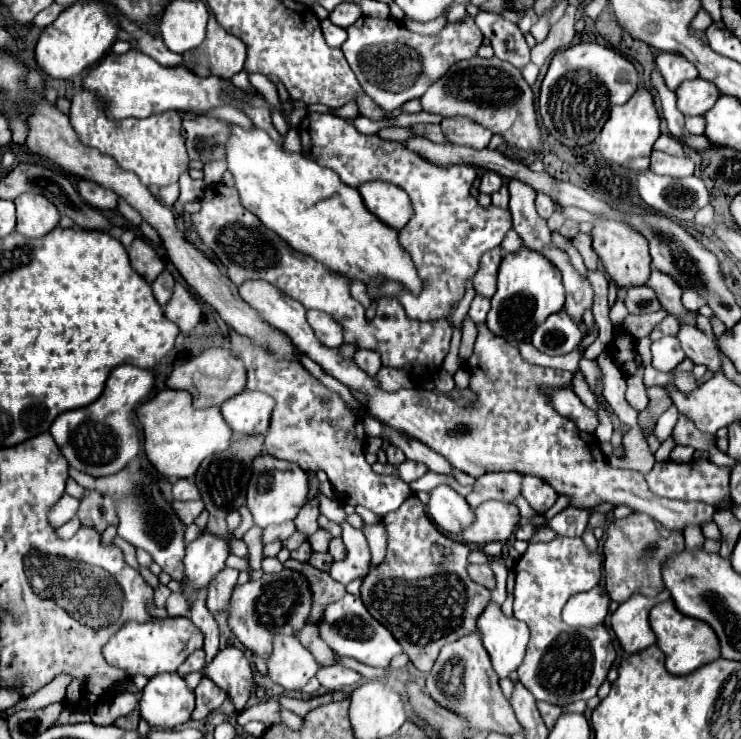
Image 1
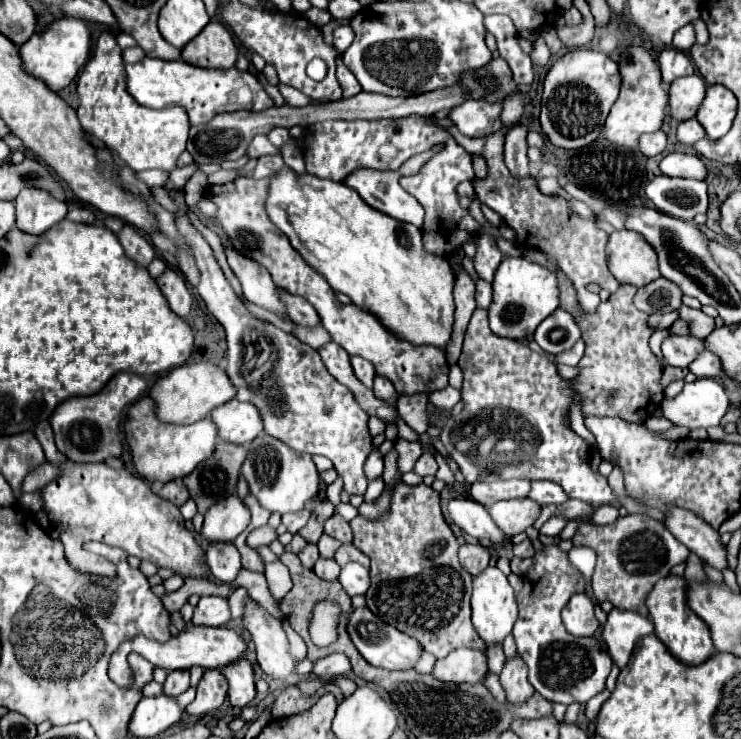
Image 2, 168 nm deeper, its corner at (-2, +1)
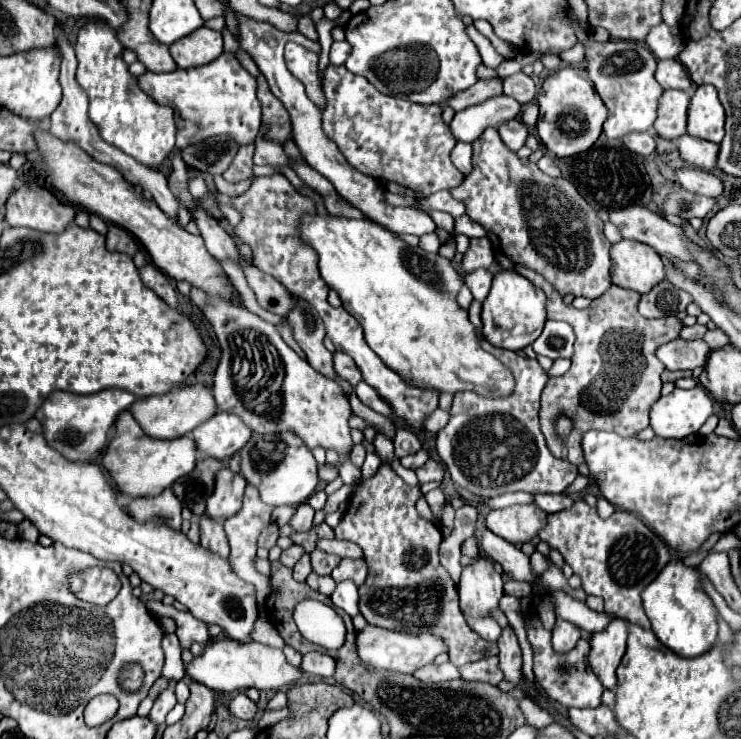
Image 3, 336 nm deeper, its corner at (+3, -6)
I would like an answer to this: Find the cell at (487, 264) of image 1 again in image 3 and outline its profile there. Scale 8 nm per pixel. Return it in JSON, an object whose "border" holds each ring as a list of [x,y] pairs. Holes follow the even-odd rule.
{"border":[[[489,237],[471,239],[471,245],[469,245],[467,253],[463,255],[461,265],[463,265],[465,271],[493,269],[493,265],[495,265],[495,255],[493,255],[493,247],[491,247]]]}

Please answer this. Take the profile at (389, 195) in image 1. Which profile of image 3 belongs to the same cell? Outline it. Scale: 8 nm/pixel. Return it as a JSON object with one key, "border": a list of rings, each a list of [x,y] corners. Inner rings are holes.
{"border":[[[239,15],[239,29],[241,29],[241,47],[253,57],[253,61],[257,63],[257,67],[261,69],[261,73],[267,77],[267,83],[273,91],[273,95],[277,99],[283,101],[283,105],[287,107],[289,115],[291,115],[291,125],[293,125],[293,139],[303,155],[303,159],[317,169],[321,175],[325,175],[333,187],[341,193],[343,199],[347,199],[353,207],[357,207],[359,211],[363,211],[363,215],[383,227],[387,227],[389,231],[403,235],[403,233],[411,233],[411,235],[425,235],[425,233],[433,233],[437,229],[437,225],[433,223],[433,219],[417,209],[411,207],[395,207],[385,202],[384,188],[368,175],[365,175],[353,168],[343,157],[337,145],[330,139],[325,137],[323,129],[321,129],[321,109],[317,109],[305,95],[305,87],[299,79],[295,79],[283,61],[283,47],[289,39],[295,39],[295,35],[299,33],[285,33],[281,29],[277,29],[271,23],[263,23],[263,21],[255,21],[249,17]]]}

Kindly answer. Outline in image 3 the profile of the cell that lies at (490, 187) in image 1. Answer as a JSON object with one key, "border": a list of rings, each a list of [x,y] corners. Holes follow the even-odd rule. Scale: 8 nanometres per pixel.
{"border":[[[457,143],[453,153],[451,153],[451,159],[453,159],[453,165],[459,167],[459,171],[463,175],[469,175],[469,171],[473,169],[473,149],[469,143]]]}

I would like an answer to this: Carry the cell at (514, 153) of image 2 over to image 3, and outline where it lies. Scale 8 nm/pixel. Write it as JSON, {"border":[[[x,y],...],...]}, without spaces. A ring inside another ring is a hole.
{"border":[[[511,119],[507,123],[503,123],[501,127],[497,127],[505,147],[509,147],[511,151],[519,151],[523,145],[525,145],[525,139],[527,139],[527,127],[519,121],[519,119]]]}

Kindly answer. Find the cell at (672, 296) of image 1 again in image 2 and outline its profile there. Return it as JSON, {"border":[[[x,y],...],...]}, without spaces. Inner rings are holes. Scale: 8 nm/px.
{"border":[[[680,306],[680,318],[684,320],[686,318],[686,322],[690,324],[690,334],[694,334],[694,336],[698,336],[698,338],[706,338],[712,330],[714,330],[714,318],[710,318],[710,316],[706,316],[704,312],[700,312],[700,310],[692,310],[692,308],[688,308],[688,306]]]}

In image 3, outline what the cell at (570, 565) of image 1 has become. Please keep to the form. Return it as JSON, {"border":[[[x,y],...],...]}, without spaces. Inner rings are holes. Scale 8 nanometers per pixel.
{"border":[[[533,617],[529,627],[527,627],[527,641],[533,649],[533,673],[535,681],[543,689],[543,693],[551,699],[557,701],[563,707],[597,707],[601,705],[601,695],[603,695],[603,685],[597,679],[597,675],[591,671],[587,655],[589,655],[589,641],[581,639],[577,647],[569,653],[557,653],[551,647],[551,635],[549,631],[541,625],[539,617]]]}

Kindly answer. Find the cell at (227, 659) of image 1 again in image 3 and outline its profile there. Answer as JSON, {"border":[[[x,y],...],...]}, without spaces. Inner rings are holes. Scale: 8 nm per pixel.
{"border":[[[239,691],[239,693],[235,693],[231,699],[229,699],[229,711],[235,715],[235,717],[239,717],[239,719],[253,719],[255,717],[255,713],[257,713],[257,705],[243,693],[243,691]]]}

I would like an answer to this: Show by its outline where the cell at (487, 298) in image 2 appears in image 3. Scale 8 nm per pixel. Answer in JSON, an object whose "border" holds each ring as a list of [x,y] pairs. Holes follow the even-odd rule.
{"border":[[[477,269],[473,273],[467,273],[465,283],[467,283],[467,287],[471,289],[471,293],[473,293],[473,297],[477,301],[485,301],[487,293],[489,293],[489,287],[491,287],[491,279],[493,279],[493,273],[491,271]]]}

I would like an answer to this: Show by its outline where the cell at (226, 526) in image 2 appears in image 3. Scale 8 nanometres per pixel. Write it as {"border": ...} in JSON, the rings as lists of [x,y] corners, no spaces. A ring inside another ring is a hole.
{"border":[[[229,469],[219,471],[217,481],[215,481],[215,491],[207,503],[205,515],[221,523],[237,515],[241,511],[241,499],[243,499],[245,485],[247,481],[241,475],[235,475]]]}

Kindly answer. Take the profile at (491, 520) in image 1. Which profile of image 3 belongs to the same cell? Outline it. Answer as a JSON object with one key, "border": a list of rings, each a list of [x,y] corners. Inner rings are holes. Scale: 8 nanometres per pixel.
{"border":[[[513,505],[491,511],[485,519],[487,529],[507,539],[509,543],[527,543],[547,523],[547,513],[537,505]]]}

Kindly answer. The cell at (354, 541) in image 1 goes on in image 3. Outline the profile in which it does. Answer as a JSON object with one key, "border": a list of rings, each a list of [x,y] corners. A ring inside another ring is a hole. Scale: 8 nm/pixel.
{"border":[[[349,579],[337,583],[337,589],[333,591],[331,601],[335,607],[339,607],[345,613],[349,613],[351,617],[355,617],[359,613],[359,609],[357,609],[357,585]]]}

